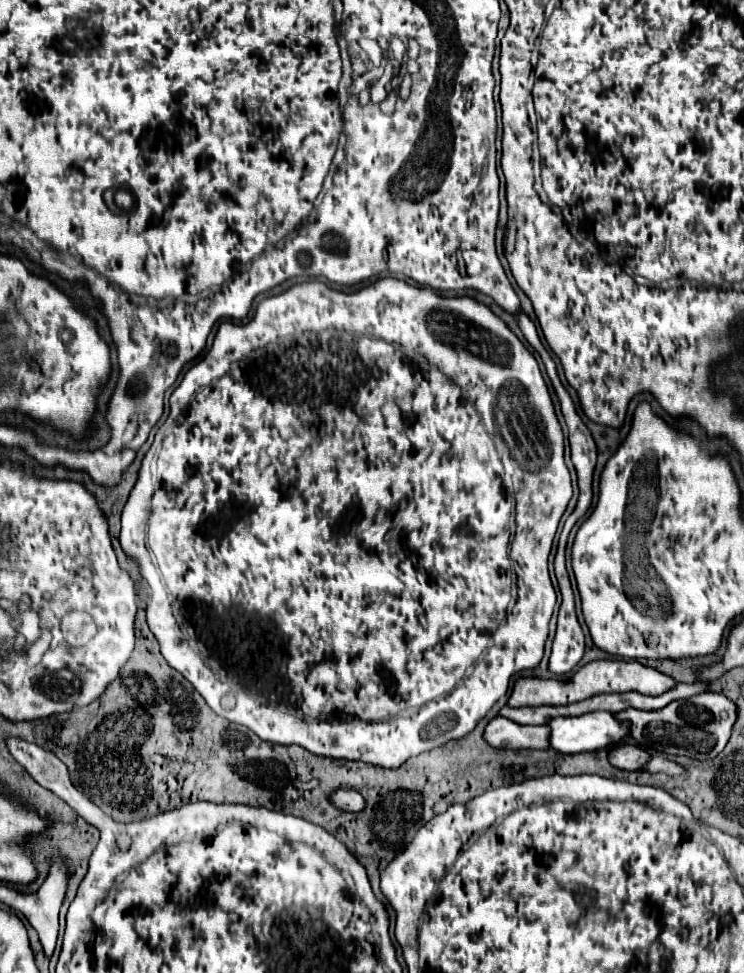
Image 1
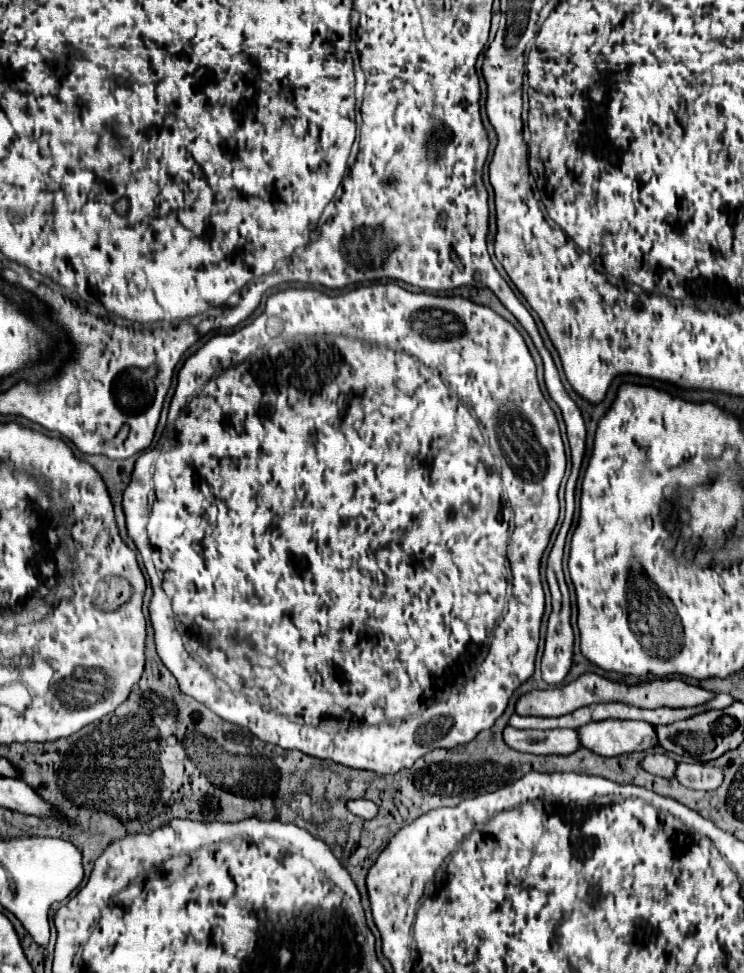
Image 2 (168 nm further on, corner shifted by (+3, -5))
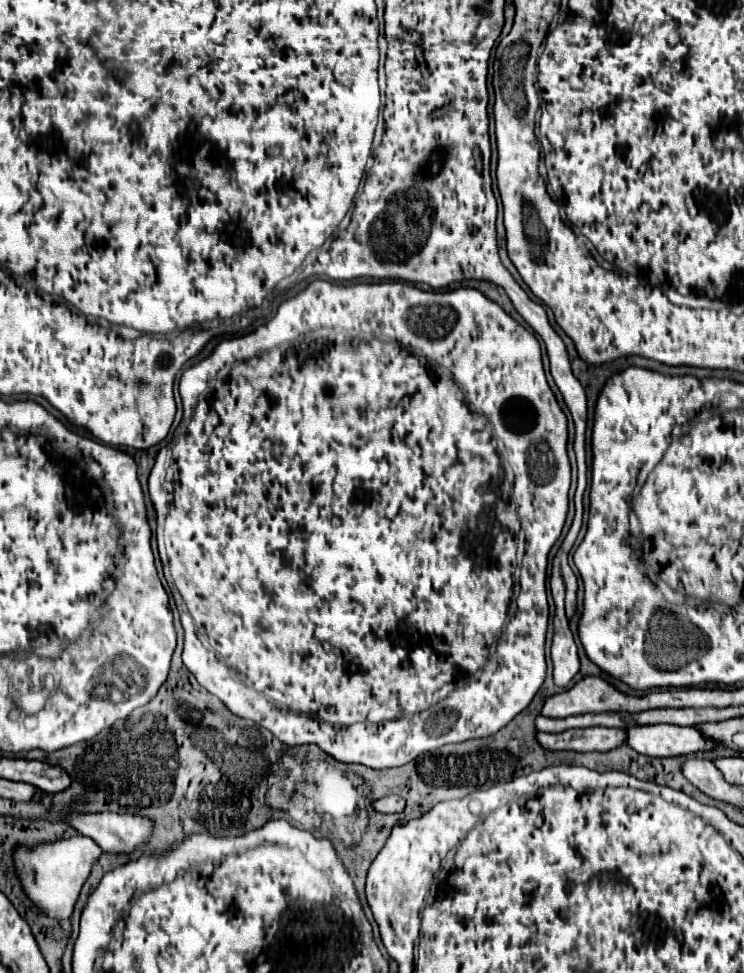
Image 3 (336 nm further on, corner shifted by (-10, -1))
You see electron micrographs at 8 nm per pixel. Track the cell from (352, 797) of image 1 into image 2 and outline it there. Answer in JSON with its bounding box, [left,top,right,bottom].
[348,800,378,820]

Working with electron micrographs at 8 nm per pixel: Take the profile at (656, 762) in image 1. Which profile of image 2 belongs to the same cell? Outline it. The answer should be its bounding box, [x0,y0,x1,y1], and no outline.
[676,762,724,790]

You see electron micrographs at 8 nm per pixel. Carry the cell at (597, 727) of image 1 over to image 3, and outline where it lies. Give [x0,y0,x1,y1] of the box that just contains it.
[625,724,717,758]

